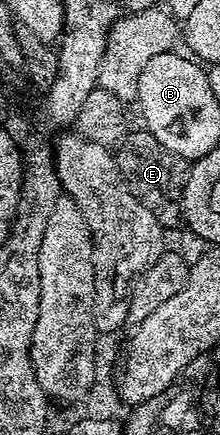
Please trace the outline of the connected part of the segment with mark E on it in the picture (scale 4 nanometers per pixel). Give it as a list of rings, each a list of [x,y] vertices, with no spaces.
[[[131,130],[116,148],[118,168],[128,189],[163,228],[170,229],[182,219],[182,186],[186,183],[187,160],[164,149],[152,132]]]

